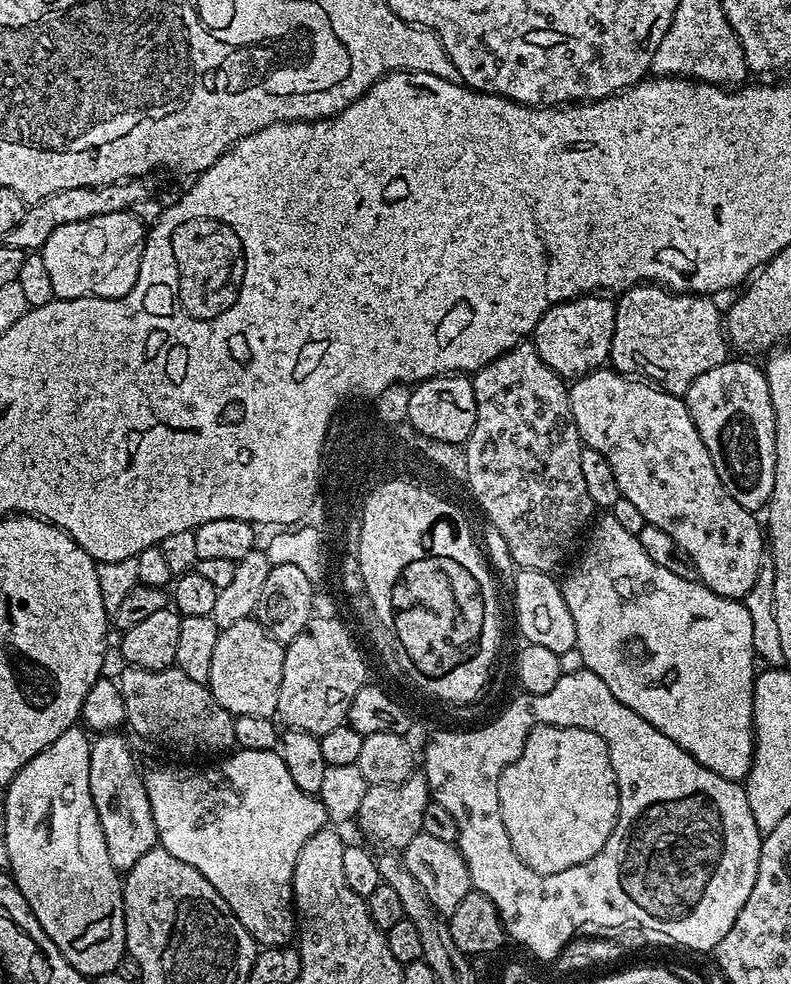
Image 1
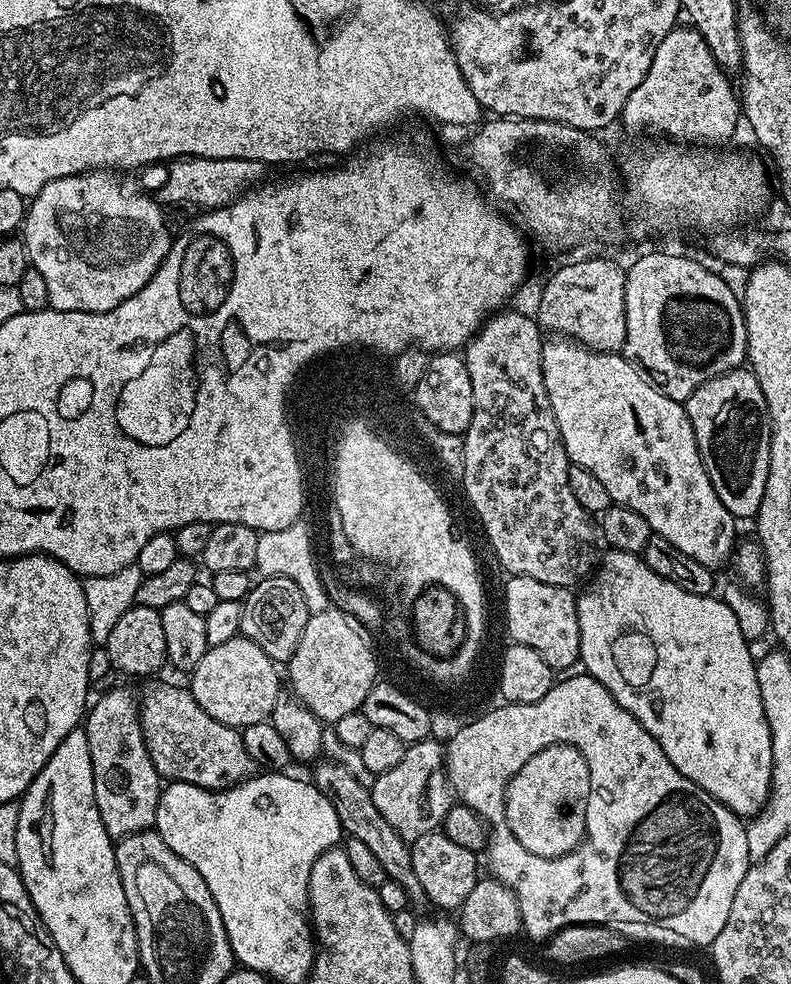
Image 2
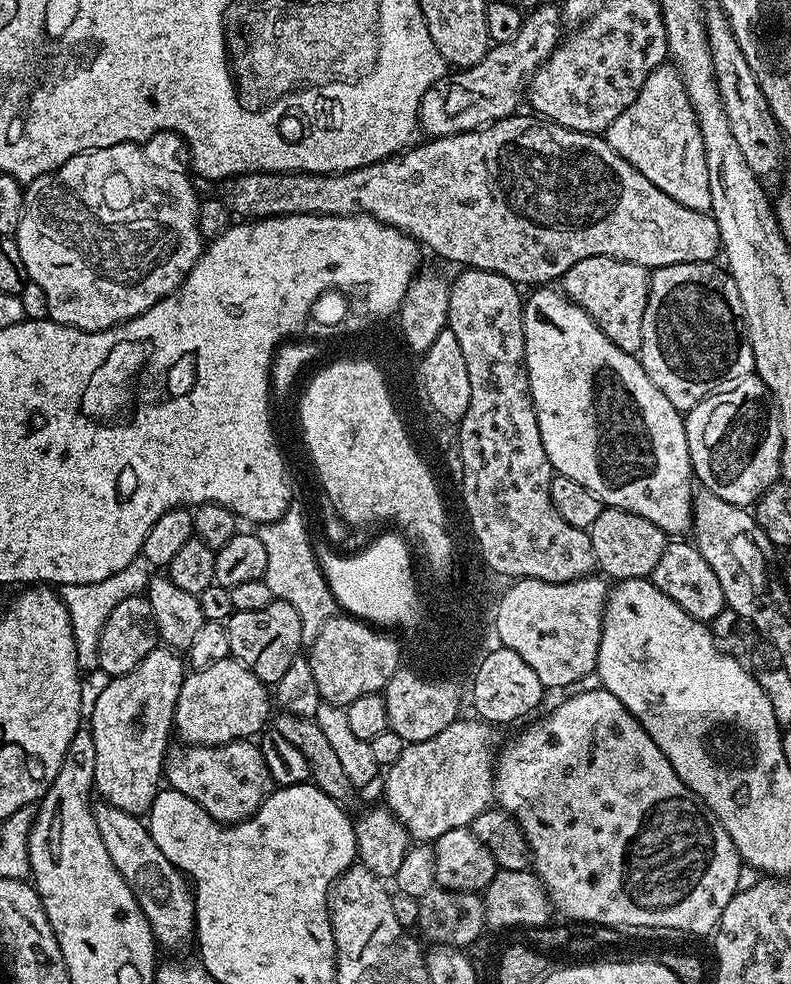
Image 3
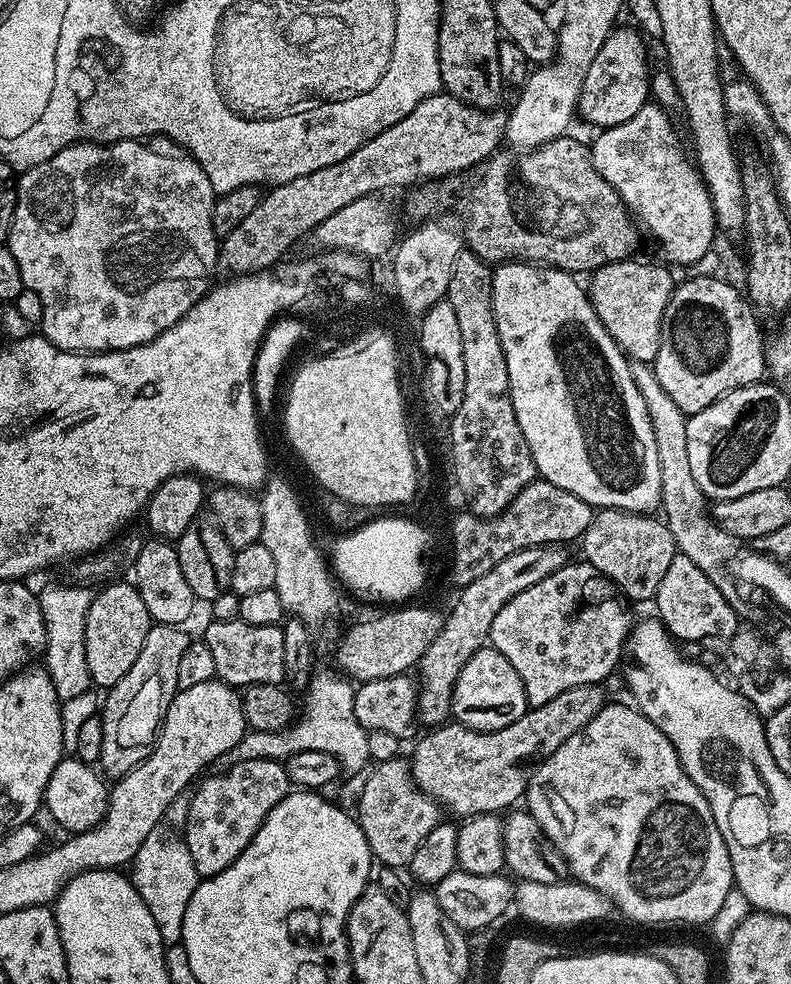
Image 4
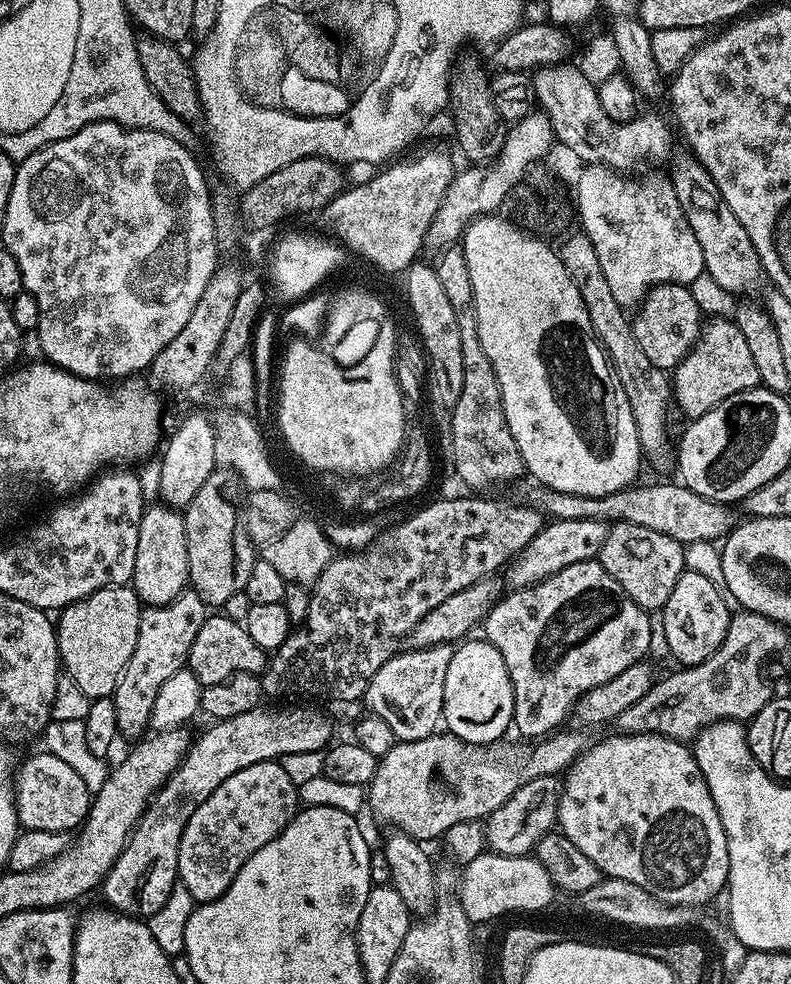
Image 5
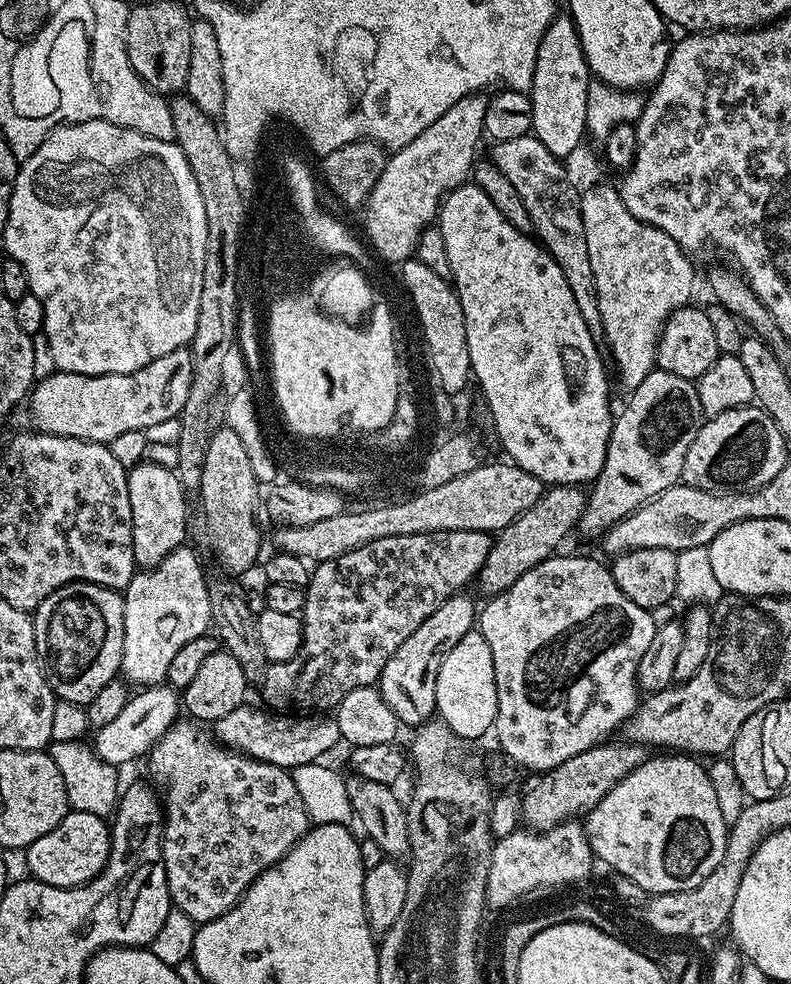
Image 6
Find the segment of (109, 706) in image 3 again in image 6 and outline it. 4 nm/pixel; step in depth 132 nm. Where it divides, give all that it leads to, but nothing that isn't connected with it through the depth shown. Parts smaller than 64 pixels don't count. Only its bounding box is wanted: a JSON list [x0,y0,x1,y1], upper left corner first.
[120,546,212,685]

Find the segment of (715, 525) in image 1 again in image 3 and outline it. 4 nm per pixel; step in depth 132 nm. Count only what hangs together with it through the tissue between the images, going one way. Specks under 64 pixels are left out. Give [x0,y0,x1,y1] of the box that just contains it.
[524,286,694,537]

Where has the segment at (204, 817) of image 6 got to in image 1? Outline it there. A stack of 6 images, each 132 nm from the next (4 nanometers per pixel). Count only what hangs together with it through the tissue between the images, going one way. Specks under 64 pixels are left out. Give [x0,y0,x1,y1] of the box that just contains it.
[118,666,236,754]

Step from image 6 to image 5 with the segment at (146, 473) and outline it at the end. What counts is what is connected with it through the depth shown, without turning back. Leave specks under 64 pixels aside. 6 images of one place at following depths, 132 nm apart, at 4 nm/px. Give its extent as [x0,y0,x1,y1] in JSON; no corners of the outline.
[130,502,189,606]

